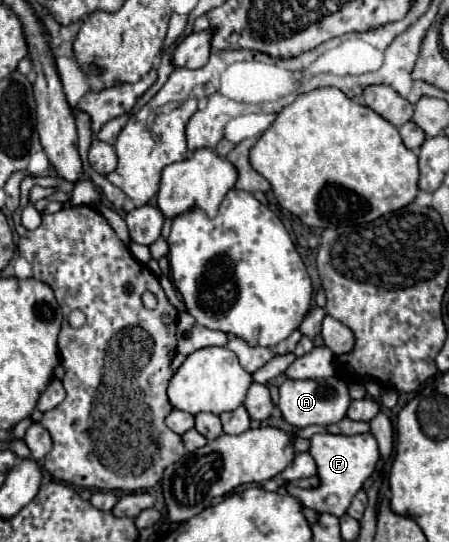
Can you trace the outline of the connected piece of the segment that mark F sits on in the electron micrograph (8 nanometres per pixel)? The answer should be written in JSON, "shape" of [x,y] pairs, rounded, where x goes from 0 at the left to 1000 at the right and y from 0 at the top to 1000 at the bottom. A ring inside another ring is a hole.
{"shape":[[[702,801],[693,804],[693,827],[688,838],[697,841],[702,856],[706,856],[706,882],[710,882],[710,897],[693,900],[693,904],[675,904],[675,900],[653,900],[644,897],[644,911],[657,915],[675,934],[702,941],[702,945],[733,945],[751,956],[759,956],[791,908],[800,908],[813,893],[817,882],[826,882],[826,875],[835,871],[840,849],[844,849],[844,827],[840,827],[840,812],[831,808],[831,801],[795,801],[795,804],[751,804],[751,801]],[[733,911],[746,911],[755,923],[742,934],[728,934],[724,919]]]}

